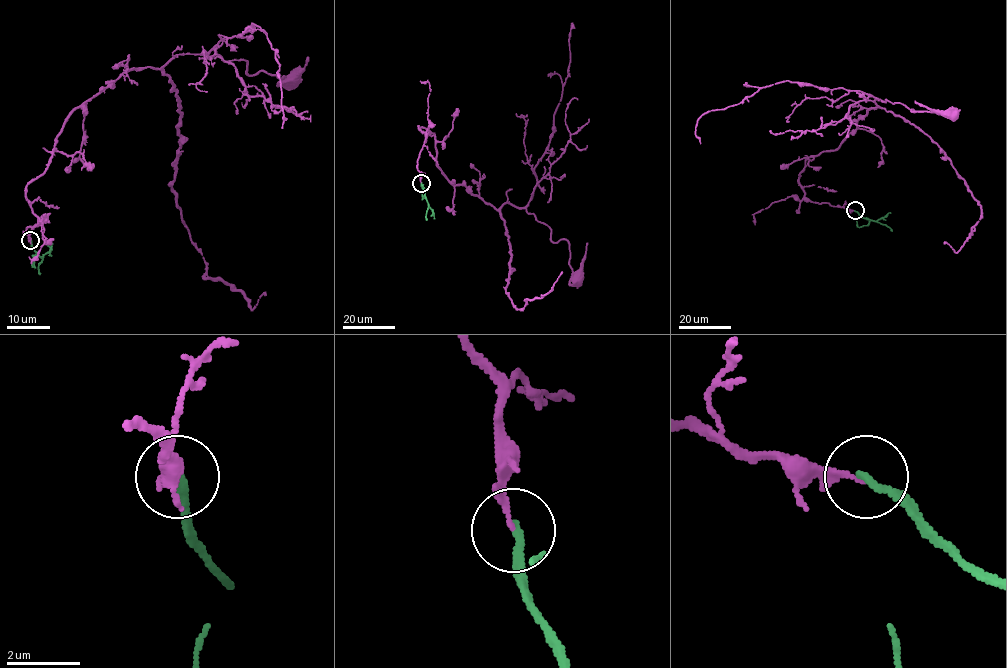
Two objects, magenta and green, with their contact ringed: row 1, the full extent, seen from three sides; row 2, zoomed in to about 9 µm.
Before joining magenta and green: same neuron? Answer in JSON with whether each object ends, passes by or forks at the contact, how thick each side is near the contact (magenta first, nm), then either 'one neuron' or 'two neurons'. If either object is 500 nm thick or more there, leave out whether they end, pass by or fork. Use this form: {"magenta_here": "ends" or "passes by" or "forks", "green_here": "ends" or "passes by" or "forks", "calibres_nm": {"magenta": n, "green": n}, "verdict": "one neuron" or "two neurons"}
{"magenta_here": "ends", "green_here": "ends", "calibres_nm": {"magenta": 170, "green": 220}, "verdict": "one neuron"}

